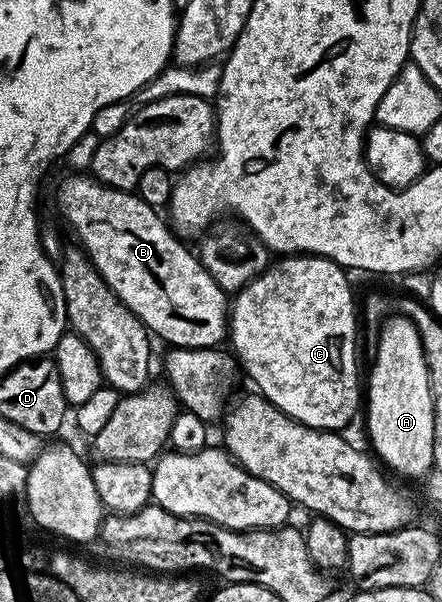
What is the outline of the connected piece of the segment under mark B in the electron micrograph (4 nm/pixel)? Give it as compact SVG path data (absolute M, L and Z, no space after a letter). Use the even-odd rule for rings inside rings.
M73 172L57 186L56 209L69 221L73 234L78 238L80 249L95 264L99 276L135 312L137 319L145 325L150 335L162 338L173 348L183 350L208 350L217 348L226 341L229 332L230 299L219 284L207 272L200 257L184 246L182 239L171 229L170 223L161 218L154 207L127 190L116 190L104 186L96 178L85 172Z

